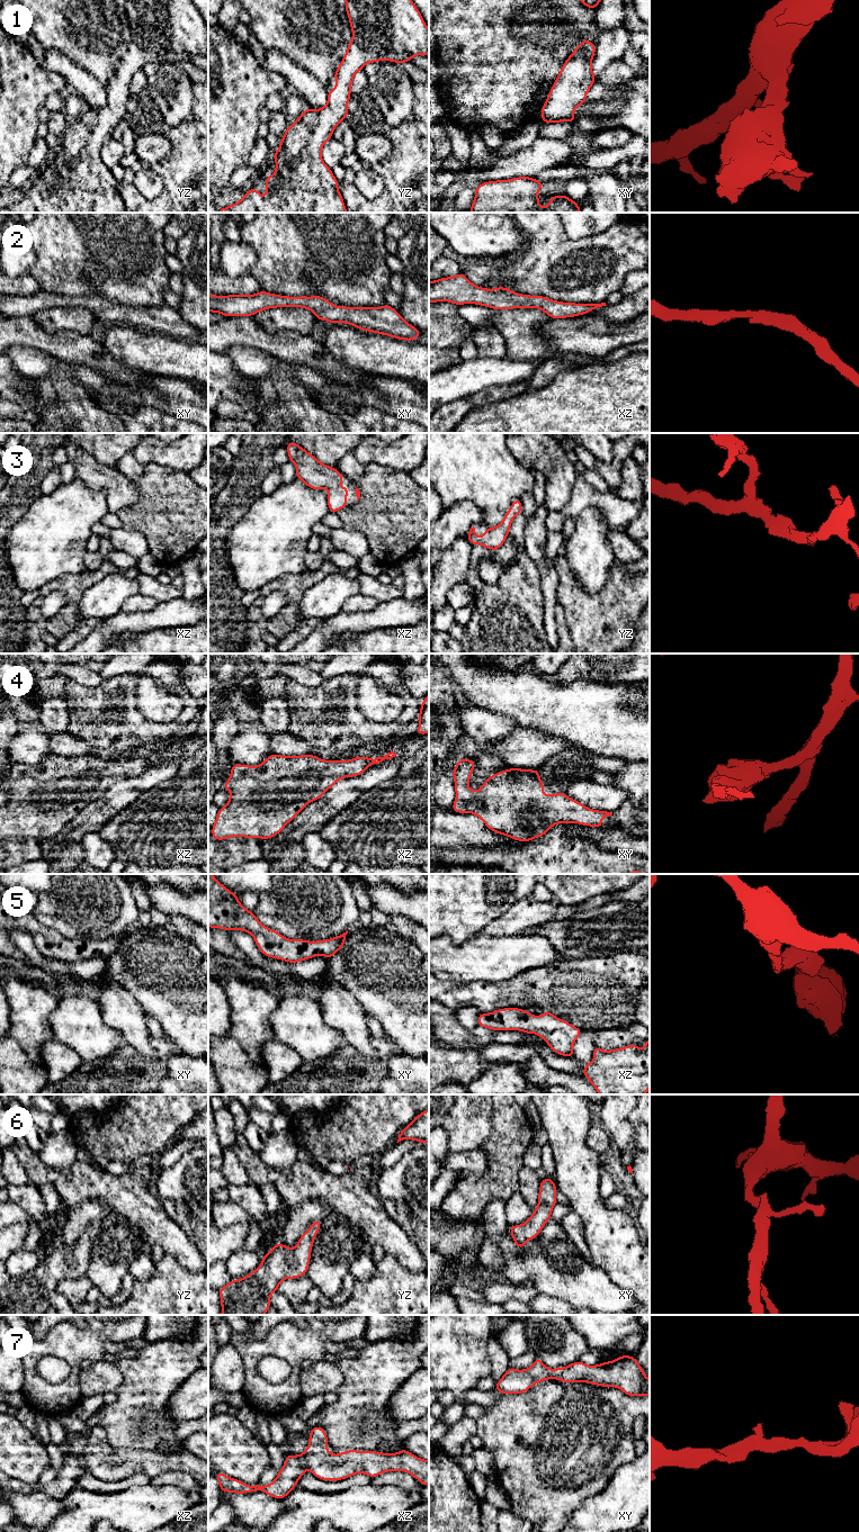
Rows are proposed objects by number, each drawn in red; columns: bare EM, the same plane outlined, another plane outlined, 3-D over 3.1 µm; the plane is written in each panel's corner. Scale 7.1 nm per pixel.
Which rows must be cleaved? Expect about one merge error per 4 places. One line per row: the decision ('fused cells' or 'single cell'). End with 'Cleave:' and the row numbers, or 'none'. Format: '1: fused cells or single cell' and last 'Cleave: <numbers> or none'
1: single cell
2: single cell
3: single cell
4: single cell
5: single cell
6: single cell
7: single cell
Cleave: none

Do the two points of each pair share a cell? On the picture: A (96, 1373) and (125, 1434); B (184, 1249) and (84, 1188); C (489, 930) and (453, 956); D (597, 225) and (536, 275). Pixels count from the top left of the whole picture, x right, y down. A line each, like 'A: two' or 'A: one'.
A: two
B: one
C: two
D: two

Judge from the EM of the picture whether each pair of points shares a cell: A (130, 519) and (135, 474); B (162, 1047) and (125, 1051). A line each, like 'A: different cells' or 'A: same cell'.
A: different cells
B: same cell

